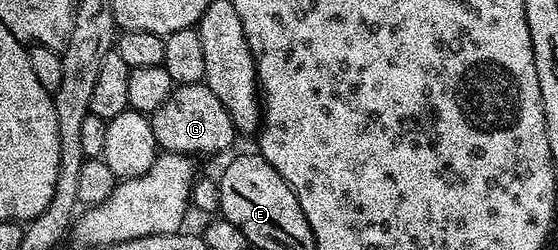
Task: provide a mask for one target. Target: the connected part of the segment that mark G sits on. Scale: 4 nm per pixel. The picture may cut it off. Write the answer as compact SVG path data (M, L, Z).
M180 83L171 92L171 96L149 118L153 125L153 137L157 141L160 152L172 155L219 155L227 151L237 140L237 132L229 113L225 113L225 105L213 94L207 84Z

